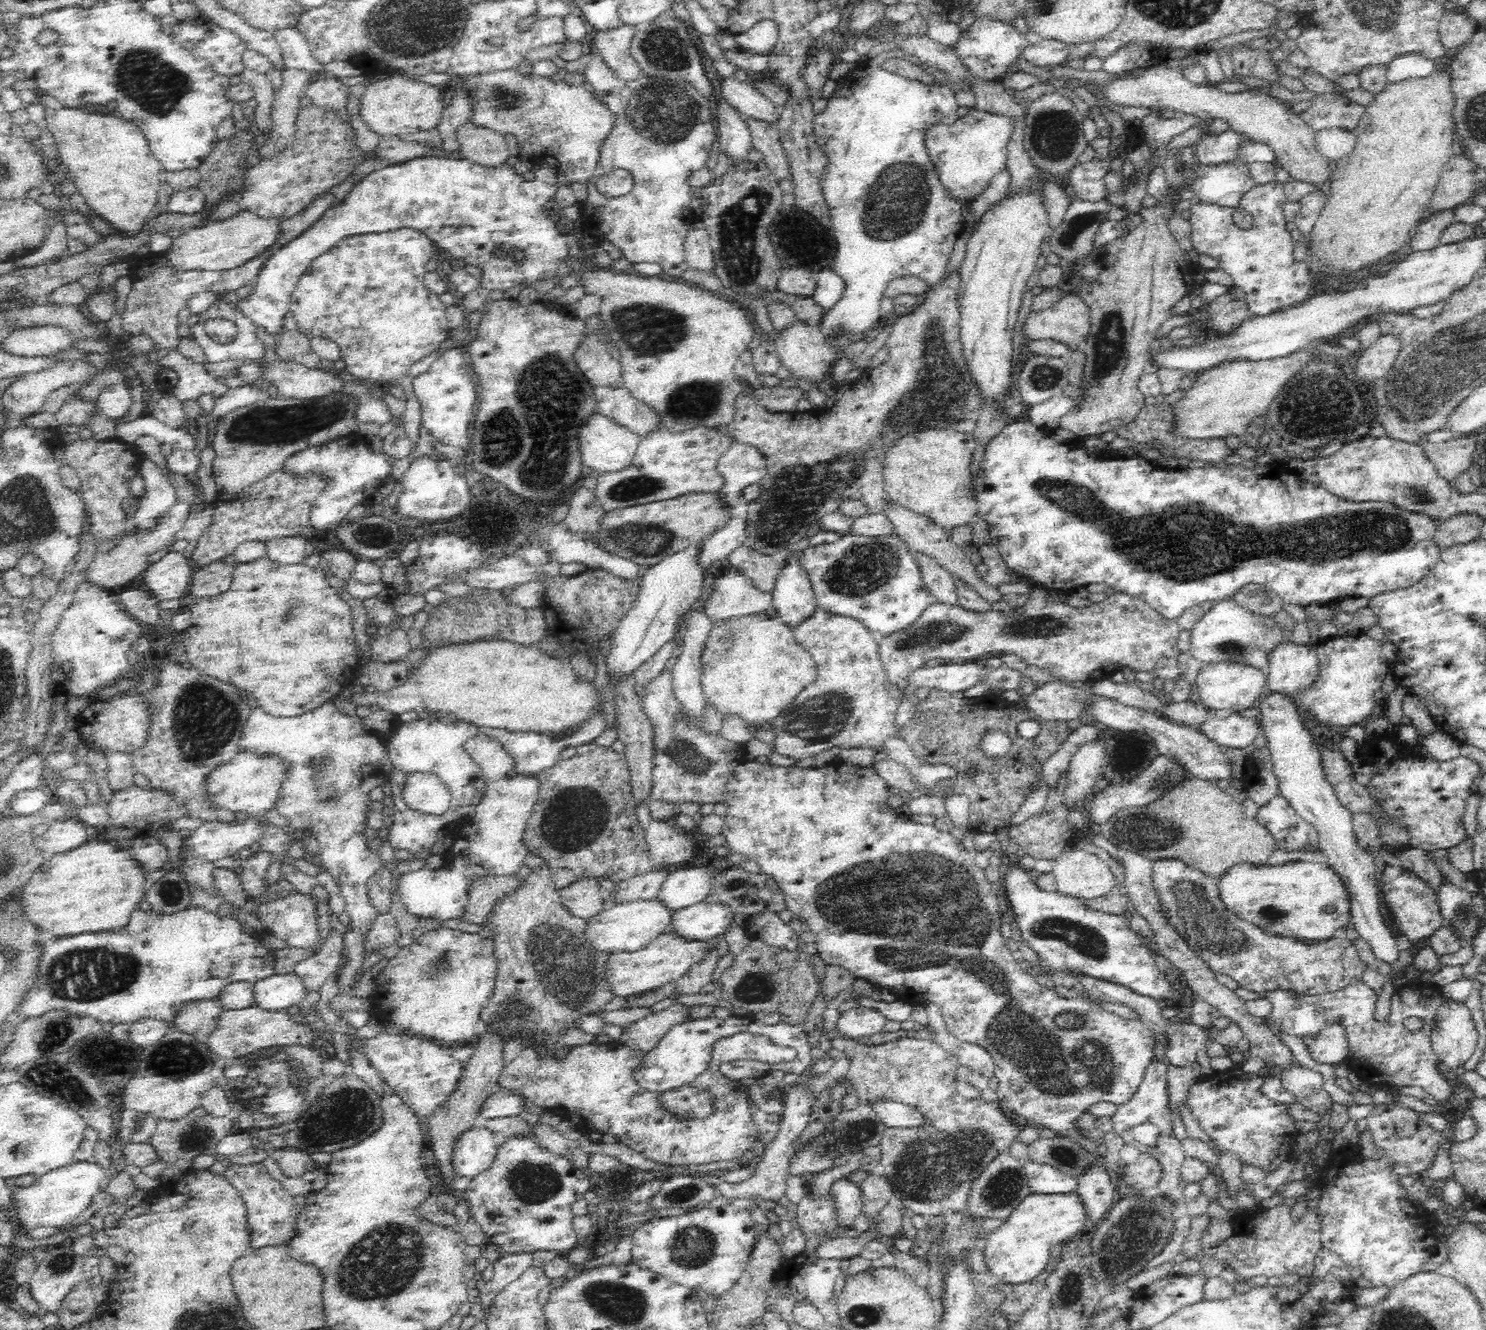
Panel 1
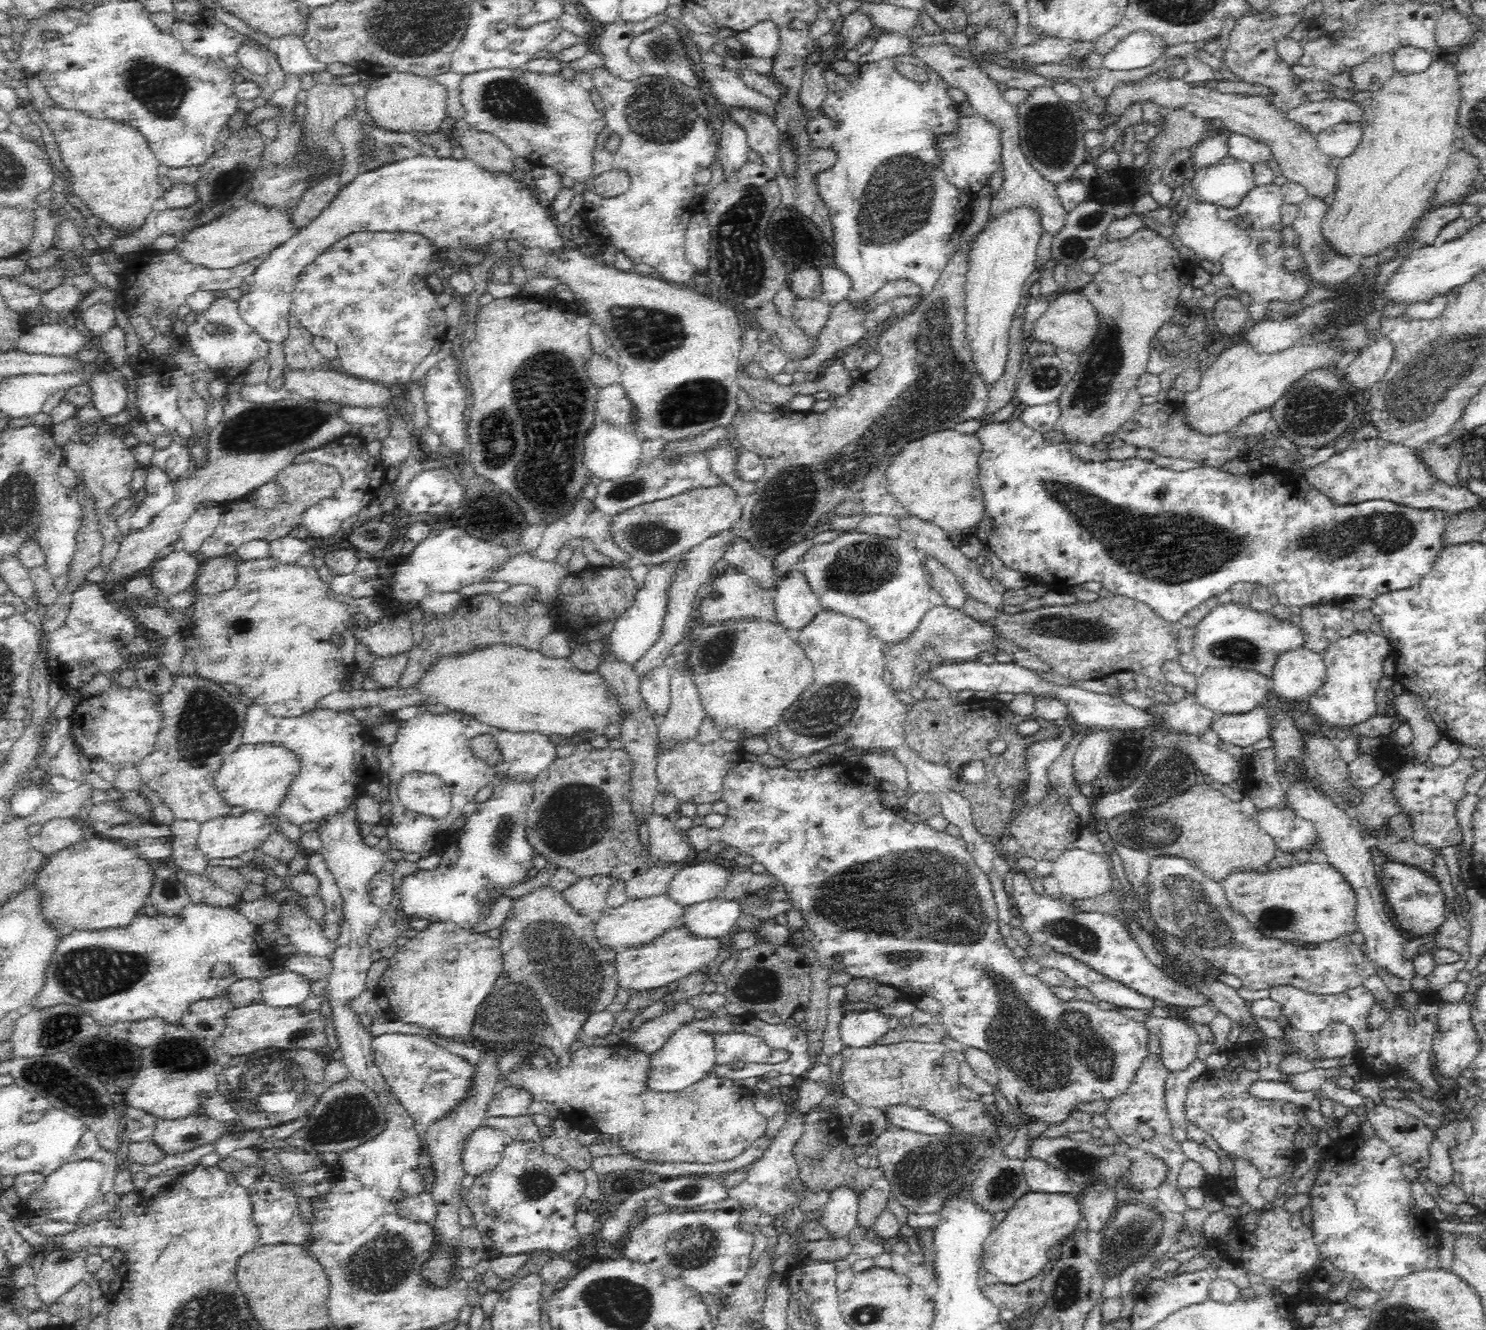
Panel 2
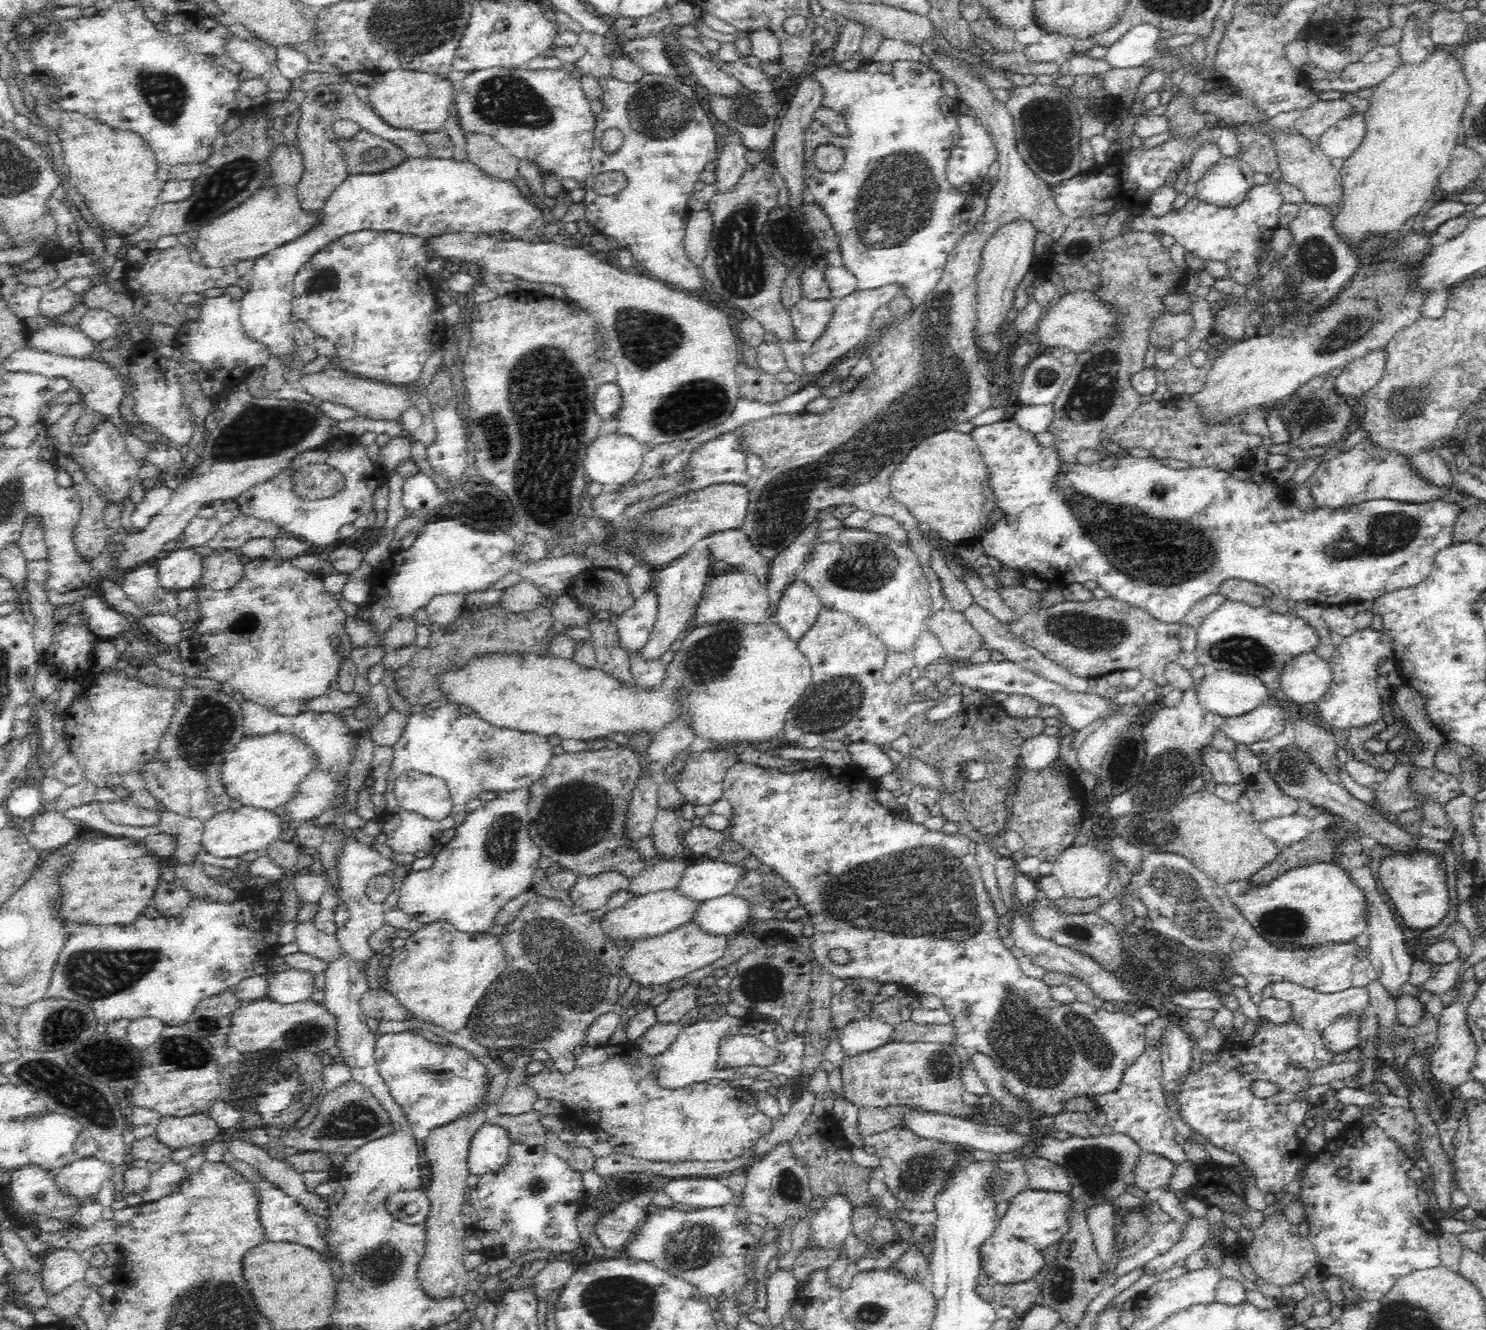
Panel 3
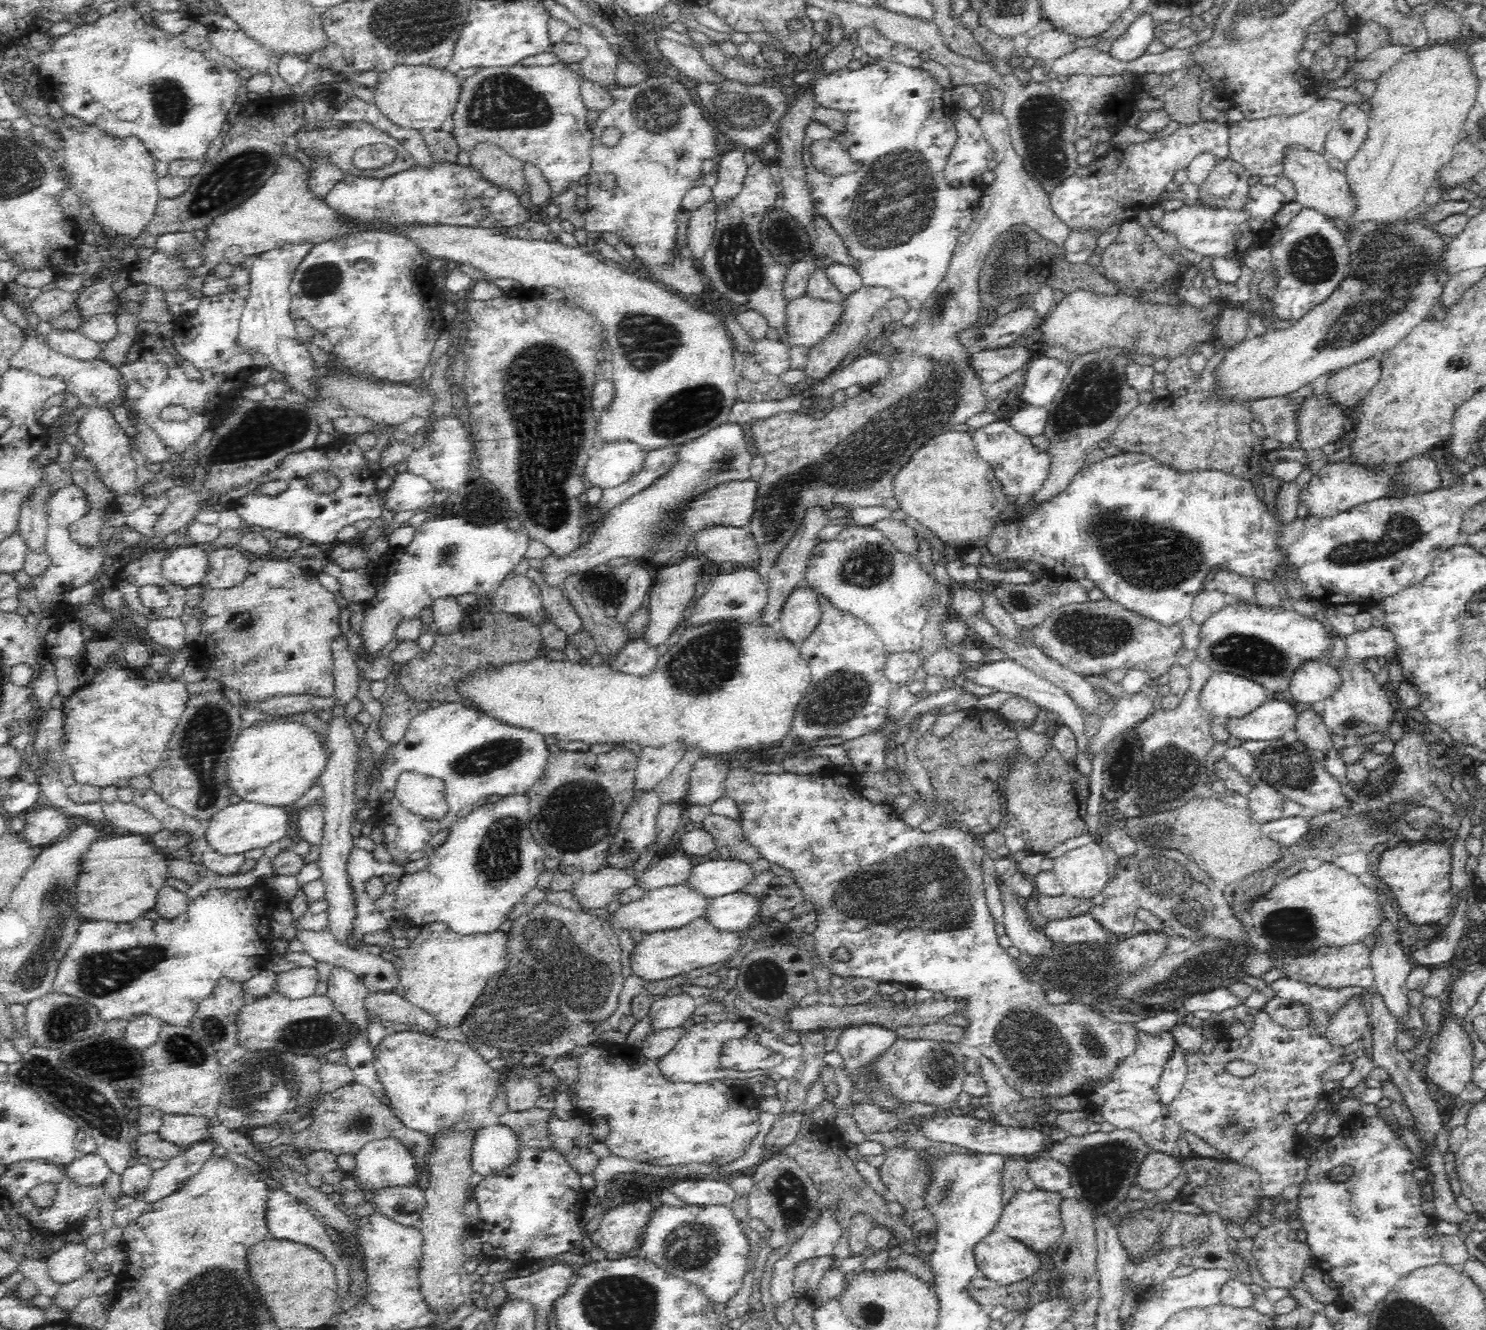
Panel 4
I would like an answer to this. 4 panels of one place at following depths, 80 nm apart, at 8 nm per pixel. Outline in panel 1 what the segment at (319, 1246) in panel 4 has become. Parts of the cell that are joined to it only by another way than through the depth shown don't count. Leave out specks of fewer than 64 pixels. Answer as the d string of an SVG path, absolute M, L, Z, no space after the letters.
M262 1163L251 1165L228 1166L221 1173L226 1183L235 1188L246 1209L246 1224L249 1230L250 1248L264 1248L285 1244L295 1230L295 1216L297 1215L295 1198L283 1187L282 1182L274 1179Z

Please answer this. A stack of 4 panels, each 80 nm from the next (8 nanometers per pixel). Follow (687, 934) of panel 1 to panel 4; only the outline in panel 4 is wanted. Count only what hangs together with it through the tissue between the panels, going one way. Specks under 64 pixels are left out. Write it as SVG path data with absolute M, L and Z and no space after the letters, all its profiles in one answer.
M741 891L709 900L704 918L718 932L743 934L759 922L757 898Z

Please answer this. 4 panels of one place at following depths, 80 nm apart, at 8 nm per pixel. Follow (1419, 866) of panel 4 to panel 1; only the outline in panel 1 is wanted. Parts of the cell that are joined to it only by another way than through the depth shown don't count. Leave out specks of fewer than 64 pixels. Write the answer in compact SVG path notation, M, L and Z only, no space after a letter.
M1388 864L1379 878L1380 895L1384 898L1386 908L1394 921L1396 930L1410 941L1412 946L1421 945L1430 940L1431 936L1442 926L1442 916L1438 906L1436 892L1420 880L1413 872L1396 864Z

